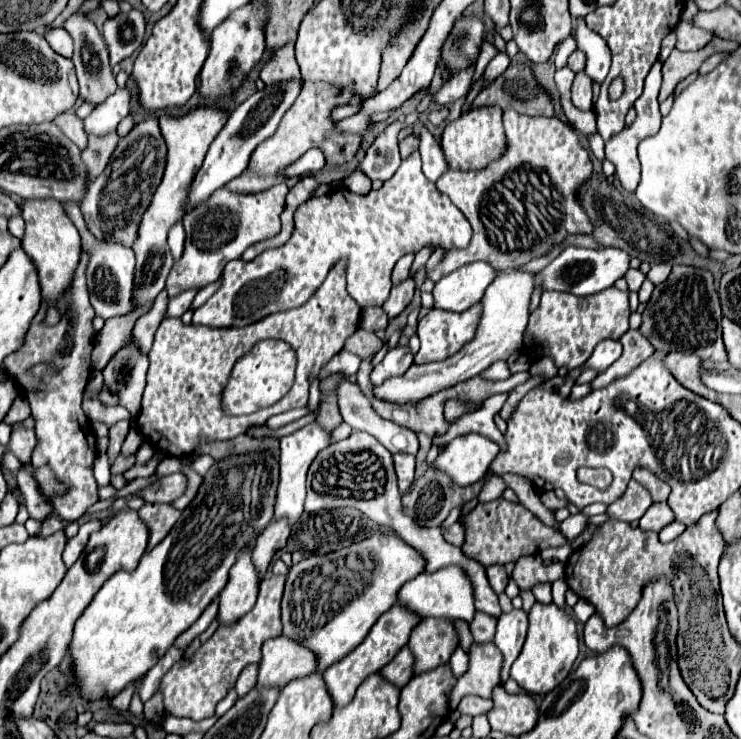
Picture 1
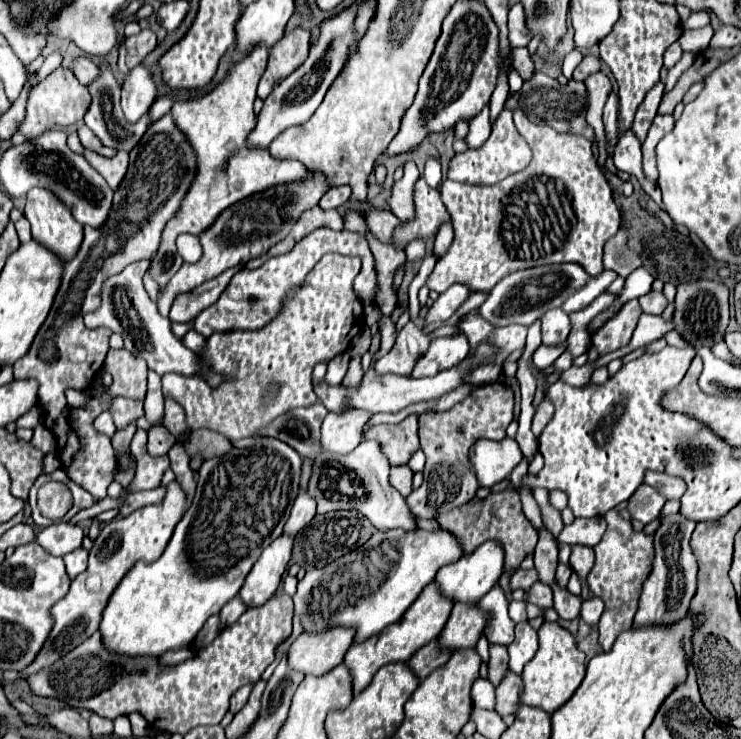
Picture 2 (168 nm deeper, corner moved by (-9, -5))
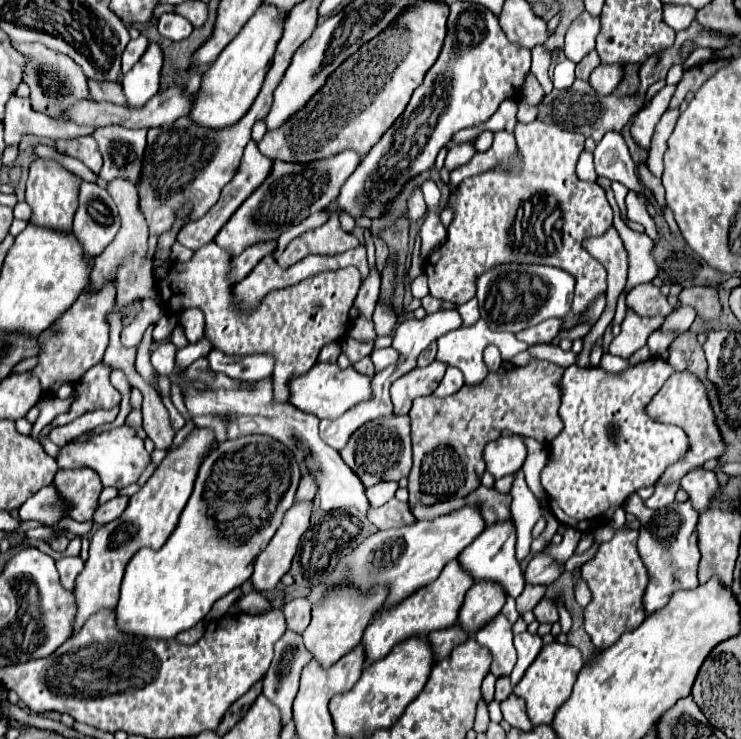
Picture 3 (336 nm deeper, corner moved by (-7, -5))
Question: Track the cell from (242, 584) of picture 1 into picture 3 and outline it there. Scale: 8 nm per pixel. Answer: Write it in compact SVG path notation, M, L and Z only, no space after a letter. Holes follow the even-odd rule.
M297 501L283 515L283 523L277 529L275 537L255 559L255 571L251 577L255 591L271 591L279 583L279 579L289 571L291 559L297 553L299 541L309 527L311 509L313 509L313 503Z

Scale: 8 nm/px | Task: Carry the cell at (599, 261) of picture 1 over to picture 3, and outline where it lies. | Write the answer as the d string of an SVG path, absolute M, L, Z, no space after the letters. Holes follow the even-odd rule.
M503 263L481 273L475 285L481 319L485 319L489 329L519 333L545 319L567 315L573 301L575 279L557 267Z

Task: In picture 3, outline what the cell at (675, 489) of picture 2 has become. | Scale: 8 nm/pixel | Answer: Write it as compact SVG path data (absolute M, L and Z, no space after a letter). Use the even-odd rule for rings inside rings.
M683 371L683 373L673 373L665 385L661 387L661 391L653 397L653 401L649 403L647 407L647 413L649 417L653 417L655 421L659 423L671 423L671 425L677 425L681 427L687 437L689 437L689 445L691 449L687 449L687 457L683 457L683 461L667 467L667 471L663 473L663 477L659 479L661 483L671 483L671 481L679 481L683 475L687 475L693 467L699 467L703 465L705 461L709 459L715 459L719 457L723 451L725 451L725 443L719 435L719 429L715 427L713 423L713 411L711 411L711 405L709 405L709 399L707 399L707 389L705 385L701 385L701 381L691 375L689 371Z

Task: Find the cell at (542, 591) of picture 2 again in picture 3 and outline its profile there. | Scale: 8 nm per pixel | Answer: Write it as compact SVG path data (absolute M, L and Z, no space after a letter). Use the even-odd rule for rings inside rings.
M541 599L541 603L533 609L533 613L535 613L535 619L539 621L539 623L557 623L559 621L559 613L557 613L557 607L555 607L555 603L553 601L549 601L549 599Z

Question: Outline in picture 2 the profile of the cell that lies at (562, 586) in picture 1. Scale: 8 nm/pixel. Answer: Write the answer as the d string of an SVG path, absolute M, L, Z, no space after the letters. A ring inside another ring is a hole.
M559 563L557 567L557 573L555 573L555 583L565 589L567 587L567 581L569 581L569 575L572 573L572 568L569 567L569 564Z

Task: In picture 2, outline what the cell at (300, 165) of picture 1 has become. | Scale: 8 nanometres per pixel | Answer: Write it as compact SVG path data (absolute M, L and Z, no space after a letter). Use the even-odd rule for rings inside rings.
M263 45L255 47L243 61L231 67L225 81L219 83L211 93L199 99L176 101L171 109L171 117L175 125L181 129L181 133L185 133L187 141L193 145L197 173L193 177L193 187L189 187L185 201L181 201L181 209L177 209L177 213L165 225L161 245L155 257L151 259L149 275L161 287L165 287L171 275L181 267L179 253L175 247L175 239L179 233L205 231L223 209L237 203L239 199L265 191L273 185L281 185L289 181L303 181L311 173L299 161L291 161L291 159L277 161L269 155L267 149L245 147L245 137L255 127L253 101L257 93L257 83L267 65L267 57L269 57L267 47Z

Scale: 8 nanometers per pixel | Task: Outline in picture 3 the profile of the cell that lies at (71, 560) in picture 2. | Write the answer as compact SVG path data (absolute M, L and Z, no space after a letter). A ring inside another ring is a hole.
M63 557L57 561L57 571L61 575L61 585L67 591L75 591L75 579L83 571L83 561L79 557Z

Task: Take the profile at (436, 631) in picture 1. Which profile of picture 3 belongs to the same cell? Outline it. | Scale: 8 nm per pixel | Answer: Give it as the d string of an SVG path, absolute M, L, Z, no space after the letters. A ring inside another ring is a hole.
M479 581L467 591L457 623L467 633L475 635L479 627L483 627L487 621L491 621L495 615L501 613L505 599L507 599L507 593L499 583Z

